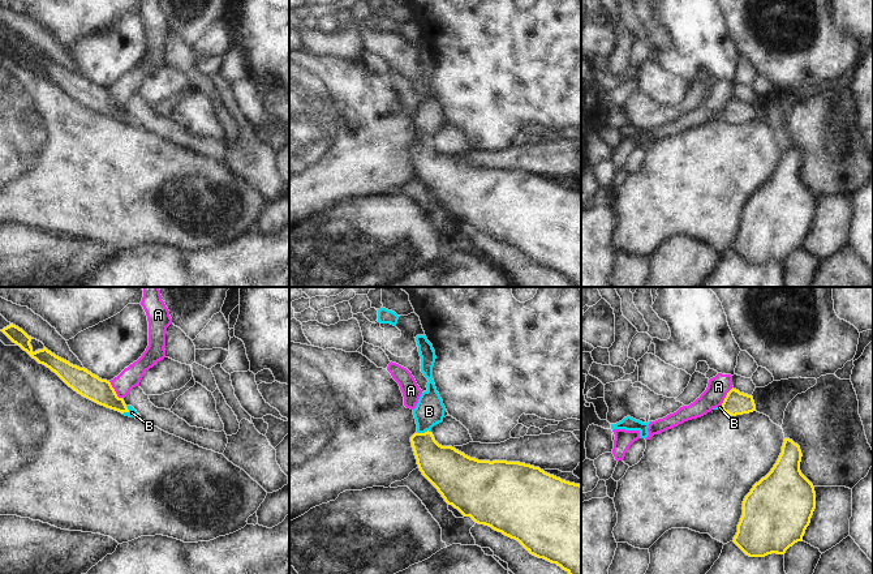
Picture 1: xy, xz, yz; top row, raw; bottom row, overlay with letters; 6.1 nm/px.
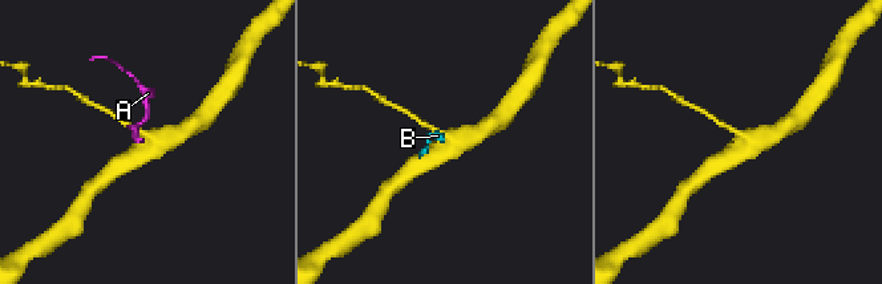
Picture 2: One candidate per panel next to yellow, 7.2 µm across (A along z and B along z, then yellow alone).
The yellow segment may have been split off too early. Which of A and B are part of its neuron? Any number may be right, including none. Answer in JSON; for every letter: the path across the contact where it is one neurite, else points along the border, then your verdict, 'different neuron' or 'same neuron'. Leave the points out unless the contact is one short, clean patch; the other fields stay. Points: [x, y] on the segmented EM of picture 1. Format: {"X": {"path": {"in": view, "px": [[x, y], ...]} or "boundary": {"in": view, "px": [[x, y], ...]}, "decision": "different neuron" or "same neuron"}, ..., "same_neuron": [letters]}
{"A": {"boundary": {"in": "xy", "px": [[108, 381], [115, 393], [121, 398]]}, "decision": "different neuron"}, "B": {"path": {"in": "xz", "px": [[444, 467], [425, 448], [425, 432], [425, 419], [429, 411]]}, "decision": "same neuron"}, "same_neuron": ["B"]}

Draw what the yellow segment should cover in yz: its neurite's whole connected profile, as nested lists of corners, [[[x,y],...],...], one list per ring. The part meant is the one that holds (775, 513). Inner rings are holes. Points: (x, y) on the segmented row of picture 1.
[[[784,438],[782,453],[771,471],[753,485],[743,501],[743,515],[734,543],[749,557],[784,554],[797,541],[803,541],[816,509],[813,484],[801,474],[801,450],[797,444]]]

